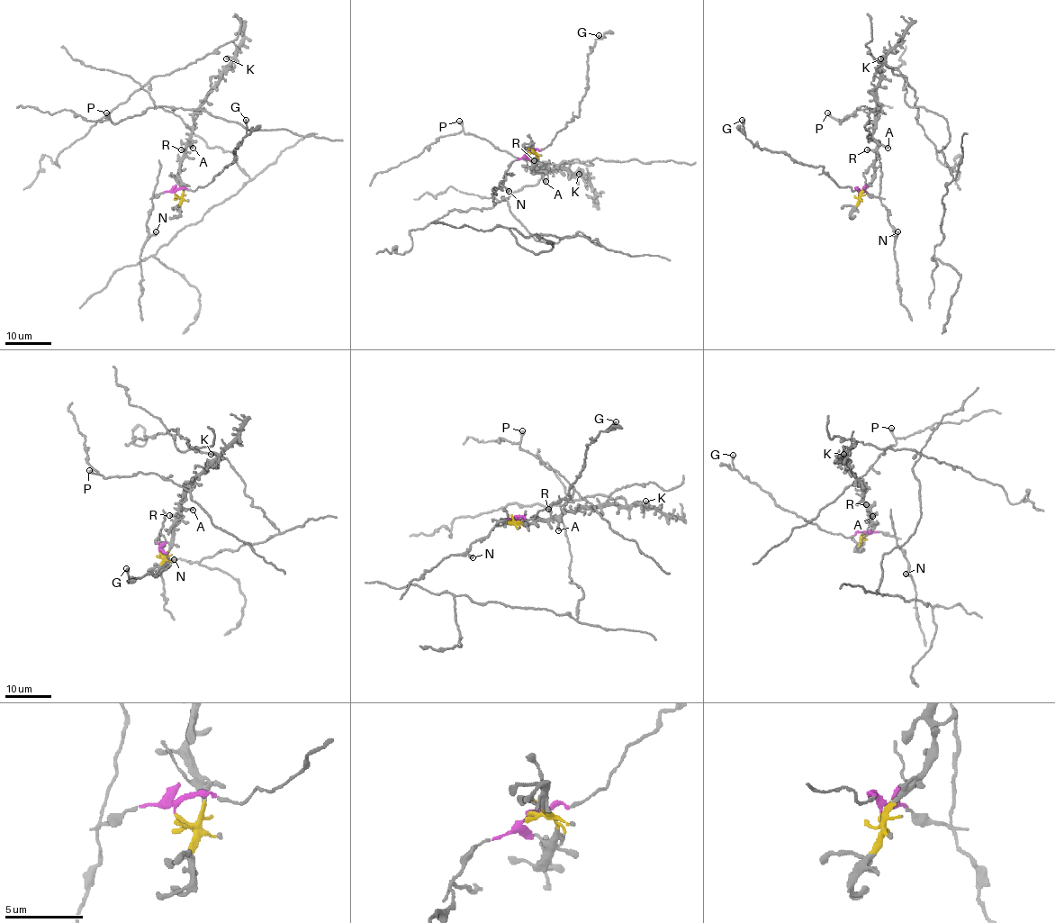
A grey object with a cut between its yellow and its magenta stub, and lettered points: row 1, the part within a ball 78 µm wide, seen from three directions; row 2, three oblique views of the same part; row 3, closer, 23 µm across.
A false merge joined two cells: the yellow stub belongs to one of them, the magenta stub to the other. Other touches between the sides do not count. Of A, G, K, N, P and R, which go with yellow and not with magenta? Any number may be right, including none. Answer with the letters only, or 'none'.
A, K, P, R

